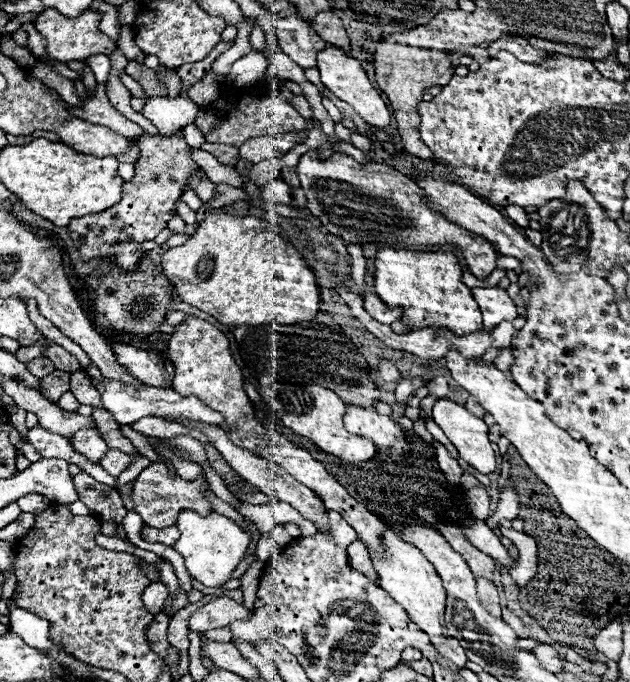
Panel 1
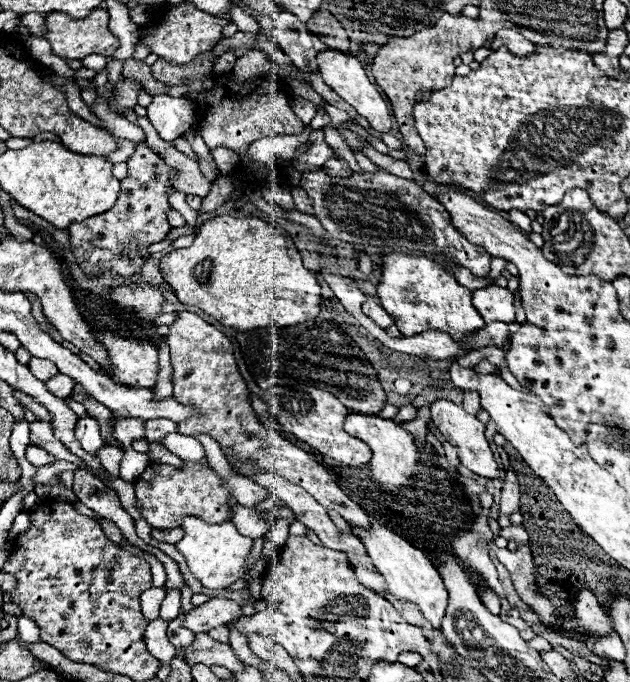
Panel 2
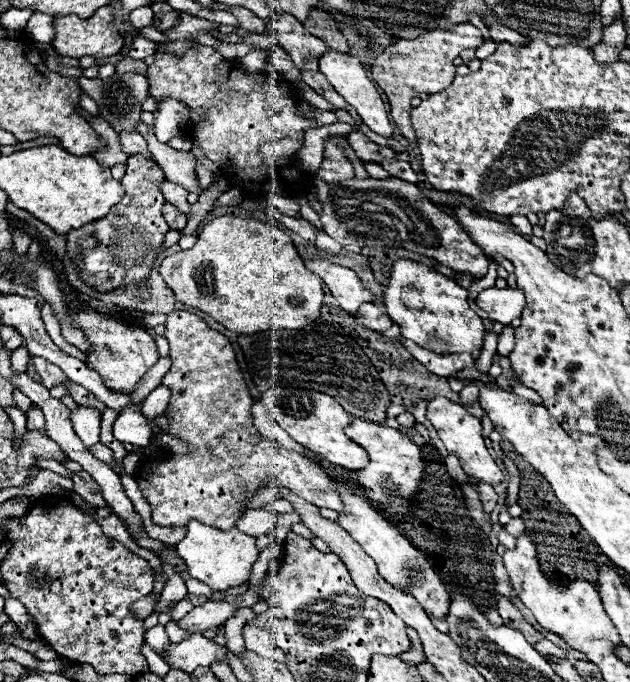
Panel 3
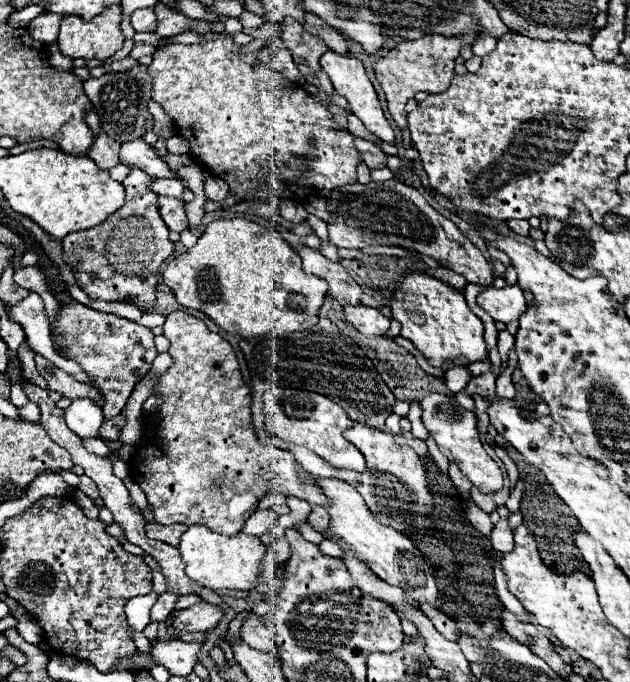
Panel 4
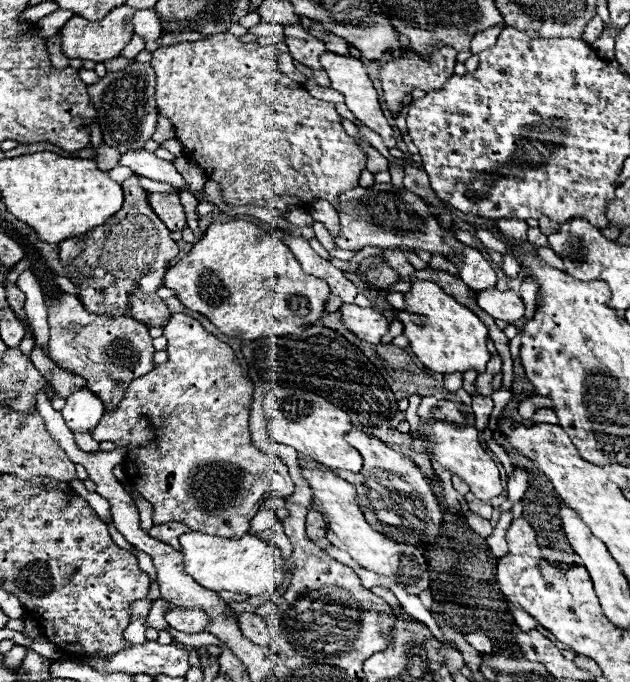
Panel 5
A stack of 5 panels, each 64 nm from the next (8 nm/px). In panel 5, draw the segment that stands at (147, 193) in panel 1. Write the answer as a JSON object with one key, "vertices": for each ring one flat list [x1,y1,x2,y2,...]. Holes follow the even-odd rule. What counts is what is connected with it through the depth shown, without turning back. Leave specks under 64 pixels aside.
{"vertices":[[132,174,122,186,122,210,92,232,60,242,60,260,70,282,80,290,80,300,88,312,110,318,130,316,148,328,164,328,172,312,156,292,164,286,164,274,172,258,178,256,178,246,164,222,152,212,146,190,138,186,138,176]]}

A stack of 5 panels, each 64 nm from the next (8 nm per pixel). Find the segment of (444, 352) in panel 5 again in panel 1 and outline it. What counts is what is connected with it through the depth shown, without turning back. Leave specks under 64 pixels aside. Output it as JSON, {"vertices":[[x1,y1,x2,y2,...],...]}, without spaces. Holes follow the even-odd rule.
{"vertices":[[380,250,376,254,376,294,380,300,392,308,402,306,404,314,400,322,408,326,408,330,422,330,428,326,444,326,456,336,464,336,476,330,482,330,482,312,478,304,472,298,472,292,468,286,462,284,462,266,458,264,458,258,454,252,410,252,410,250]]}

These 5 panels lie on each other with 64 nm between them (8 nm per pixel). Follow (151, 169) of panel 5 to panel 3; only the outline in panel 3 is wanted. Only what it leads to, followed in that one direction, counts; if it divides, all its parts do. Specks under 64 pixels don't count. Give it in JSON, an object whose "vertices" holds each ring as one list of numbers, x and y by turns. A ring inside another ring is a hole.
{"vertices":[[122,134,122,150,128,154,128,156,142,156,142,158,148,158,154,162,152,154,148,152,148,146,146,146,146,140,142,134]]}

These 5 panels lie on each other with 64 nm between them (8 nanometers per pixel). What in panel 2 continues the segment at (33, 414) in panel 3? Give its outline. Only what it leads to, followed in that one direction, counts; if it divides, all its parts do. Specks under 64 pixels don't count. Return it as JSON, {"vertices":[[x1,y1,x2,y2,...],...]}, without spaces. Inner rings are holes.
{"vertices":[[36,418,36,420,30,424,30,442,36,444,36,446,42,446,48,454,56,456,58,460,68,460,68,462,78,464,80,468,86,468,86,464,84,464,78,456,74,456,72,452,68,452,68,450,54,438,50,424,44,422,44,420,40,420,40,418]]}

